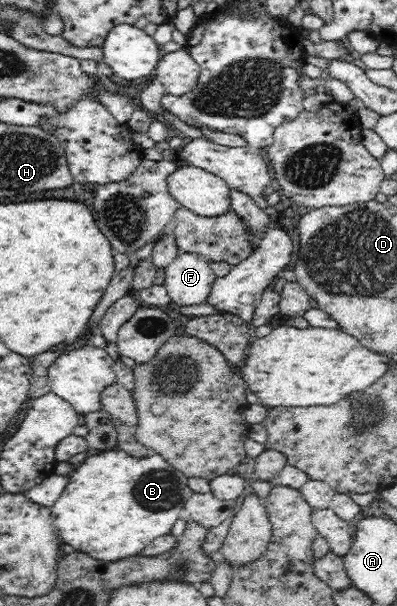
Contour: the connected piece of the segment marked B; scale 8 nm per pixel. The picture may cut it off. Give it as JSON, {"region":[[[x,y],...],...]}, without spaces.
{"region":[[[119,449],[92,452],[69,476],[64,492],[51,507],[61,544],[71,545],[77,551],[103,562],[116,562],[136,556],[156,537],[171,533],[173,524],[184,510],[185,500],[194,494],[189,489],[188,477],[157,453],[138,458]]]}

